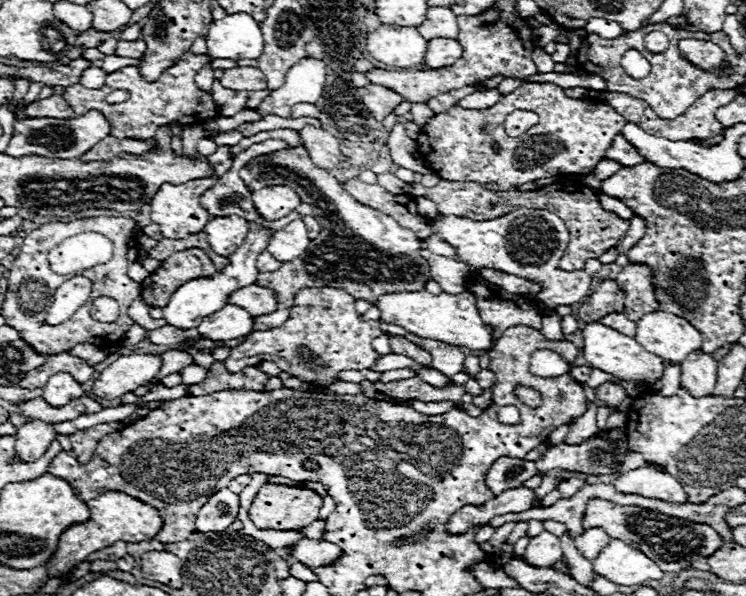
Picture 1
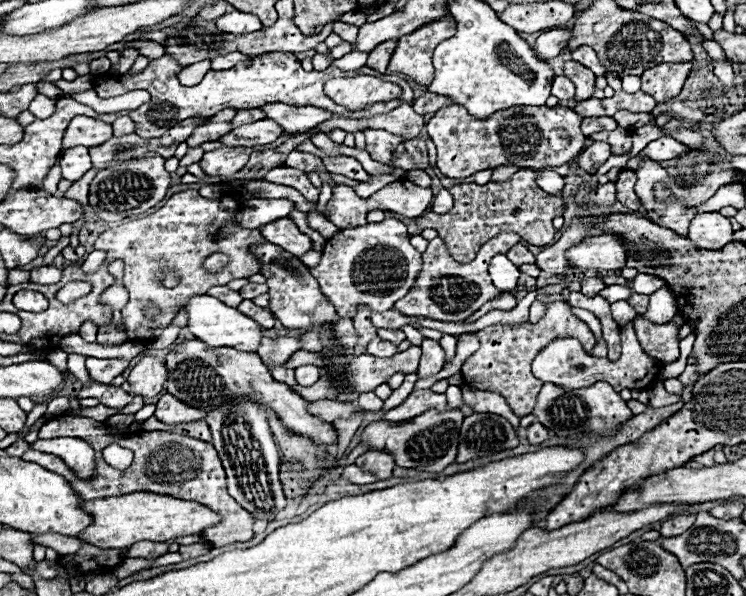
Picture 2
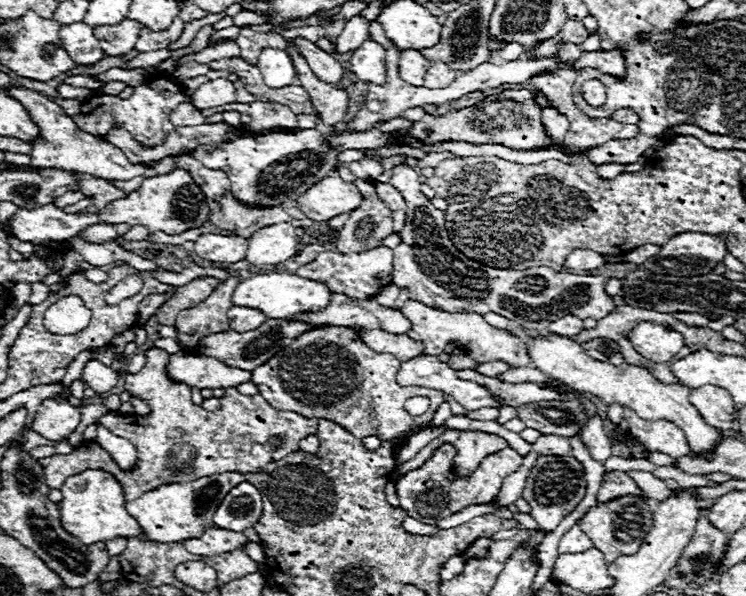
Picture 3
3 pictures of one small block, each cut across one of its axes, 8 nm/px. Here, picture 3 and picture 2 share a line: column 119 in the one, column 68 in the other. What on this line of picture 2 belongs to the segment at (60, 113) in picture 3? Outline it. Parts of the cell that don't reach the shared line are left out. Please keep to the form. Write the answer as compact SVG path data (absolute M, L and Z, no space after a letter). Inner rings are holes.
M82 146L64 150L58 162L62 168L62 178L66 178L70 182L76 182L78 178L84 176L84 172L88 172L92 168L88 148L82 148Z

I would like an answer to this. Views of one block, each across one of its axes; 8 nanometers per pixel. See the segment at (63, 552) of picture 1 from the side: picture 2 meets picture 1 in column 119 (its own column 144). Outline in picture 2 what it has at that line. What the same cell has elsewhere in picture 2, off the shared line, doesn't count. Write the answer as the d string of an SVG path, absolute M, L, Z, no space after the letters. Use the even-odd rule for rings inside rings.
M132 492L122 496L110 496L84 502L84 510L94 516L94 524L82 532L82 540L98 548L130 548L136 542L170 542L172 538L200 534L202 528L210 528L220 522L220 514L204 508L204 504L174 498L154 492Z

